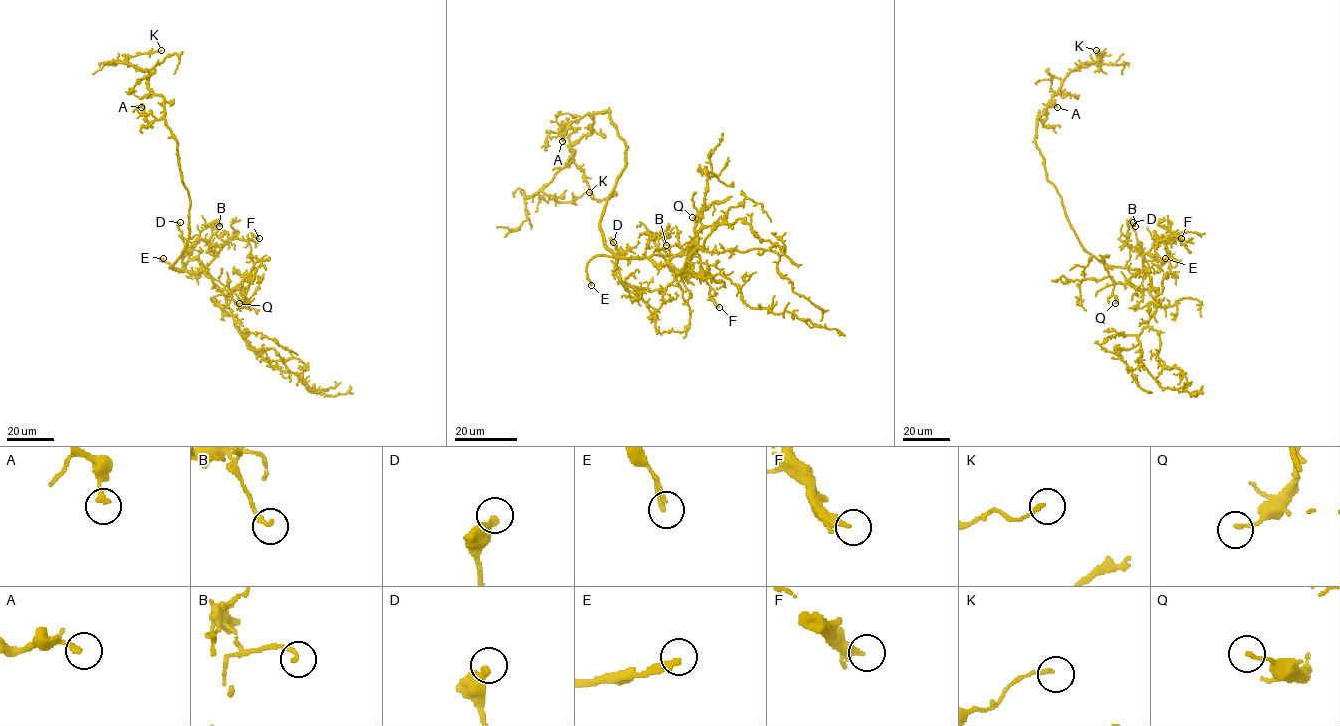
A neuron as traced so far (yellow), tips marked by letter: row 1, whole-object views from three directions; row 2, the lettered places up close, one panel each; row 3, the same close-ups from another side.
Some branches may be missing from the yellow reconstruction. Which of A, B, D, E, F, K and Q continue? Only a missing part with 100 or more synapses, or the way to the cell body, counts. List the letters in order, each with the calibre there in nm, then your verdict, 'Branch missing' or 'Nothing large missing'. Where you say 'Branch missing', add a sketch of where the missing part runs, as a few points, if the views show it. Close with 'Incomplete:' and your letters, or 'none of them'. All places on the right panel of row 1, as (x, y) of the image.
A: Thickness 200 nm. Nothing large missing
B: Thickness 160 nm. Nothing large missing
D: Thickness 360 nm. Nothing large missing
E: Thickness 240 nm. Branch missing. Course of what is missing: (1165, 258), (1192, 247), (1236, 219), (1261, 195), (1293, 120), (1301, 112), (1339, 93)
F: Thickness 280 nm. Nothing large missing
K: Thickness 140 nm. Nothing large missing
Q: Thickness 140 nm. Nothing large missing
Incomplete: E

